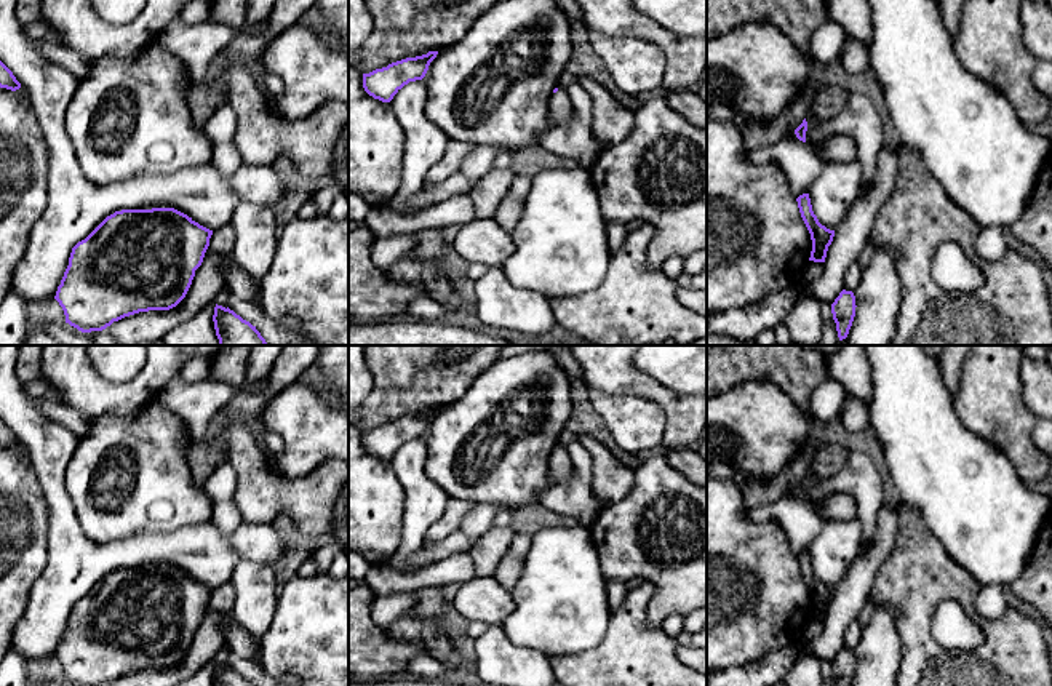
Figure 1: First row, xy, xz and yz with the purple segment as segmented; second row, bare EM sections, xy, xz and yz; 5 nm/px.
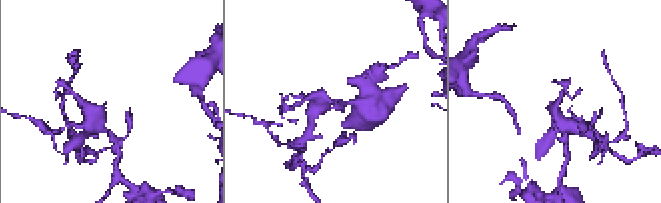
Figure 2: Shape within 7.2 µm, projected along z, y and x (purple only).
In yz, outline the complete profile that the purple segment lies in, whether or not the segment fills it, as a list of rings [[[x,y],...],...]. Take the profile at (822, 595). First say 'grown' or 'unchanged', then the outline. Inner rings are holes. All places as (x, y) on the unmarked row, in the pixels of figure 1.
unchanged | [[[803,552],[796,556],[801,576],[811,592],[812,609],[809,619],[825,620],[828,604],[833,600],[835,588],[827,587],[817,577],[812,569],[809,552]]]

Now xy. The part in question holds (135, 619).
unchanged | [[[174,566],[122,568],[107,574],[70,611],[54,657],[74,686],[107,686],[125,675],[169,668],[187,652],[213,588]]]

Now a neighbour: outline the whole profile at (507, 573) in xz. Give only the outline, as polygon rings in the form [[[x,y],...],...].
[[[516,534],[508,552],[492,574],[492,577],[508,592],[516,585],[520,579],[531,542],[531,534]]]

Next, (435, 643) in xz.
[[[408,616],[389,625],[393,638],[417,644],[424,652],[441,662],[448,670],[464,665],[462,656],[454,649],[441,627]]]

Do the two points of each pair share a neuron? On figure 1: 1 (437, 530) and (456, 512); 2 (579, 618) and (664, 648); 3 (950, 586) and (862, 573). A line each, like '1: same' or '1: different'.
1: same
2: different
3: different

